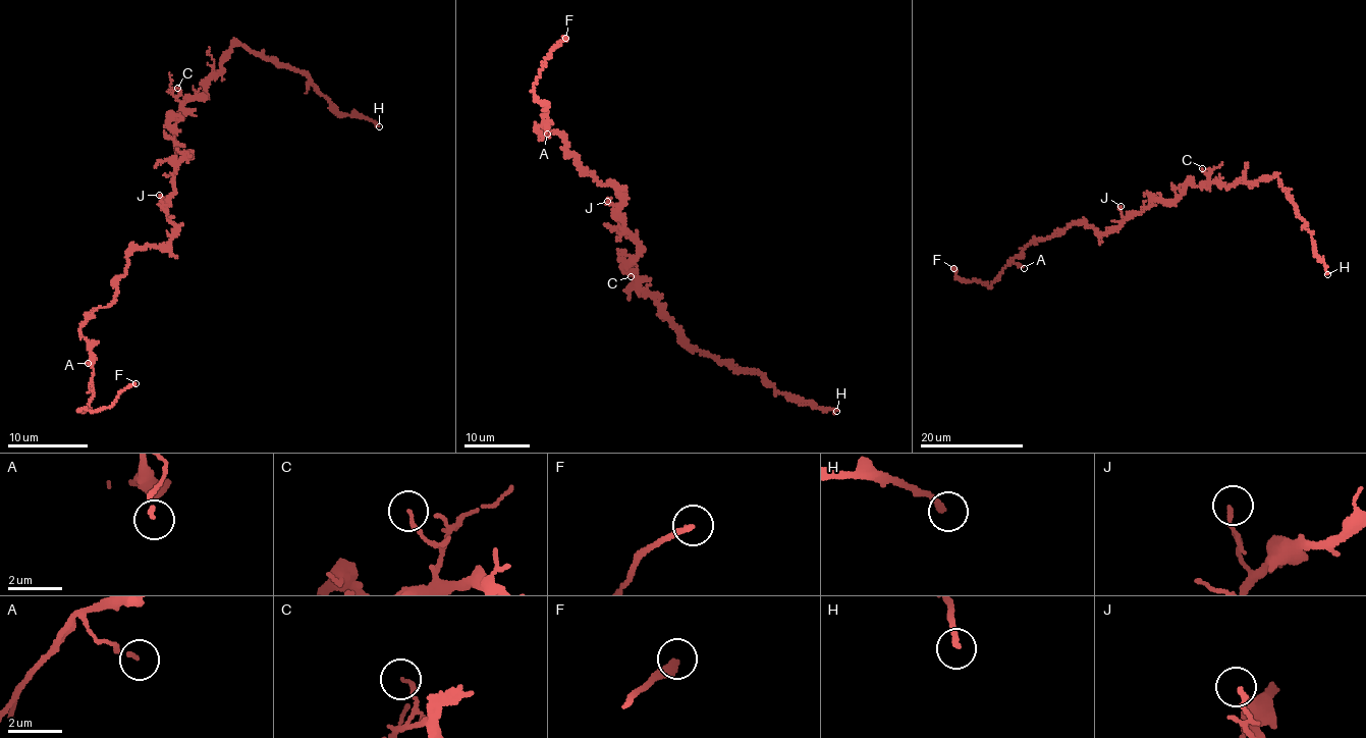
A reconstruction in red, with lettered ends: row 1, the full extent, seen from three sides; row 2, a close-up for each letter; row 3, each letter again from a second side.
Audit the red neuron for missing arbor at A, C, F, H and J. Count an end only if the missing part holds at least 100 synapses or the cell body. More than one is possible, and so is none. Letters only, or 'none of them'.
F

